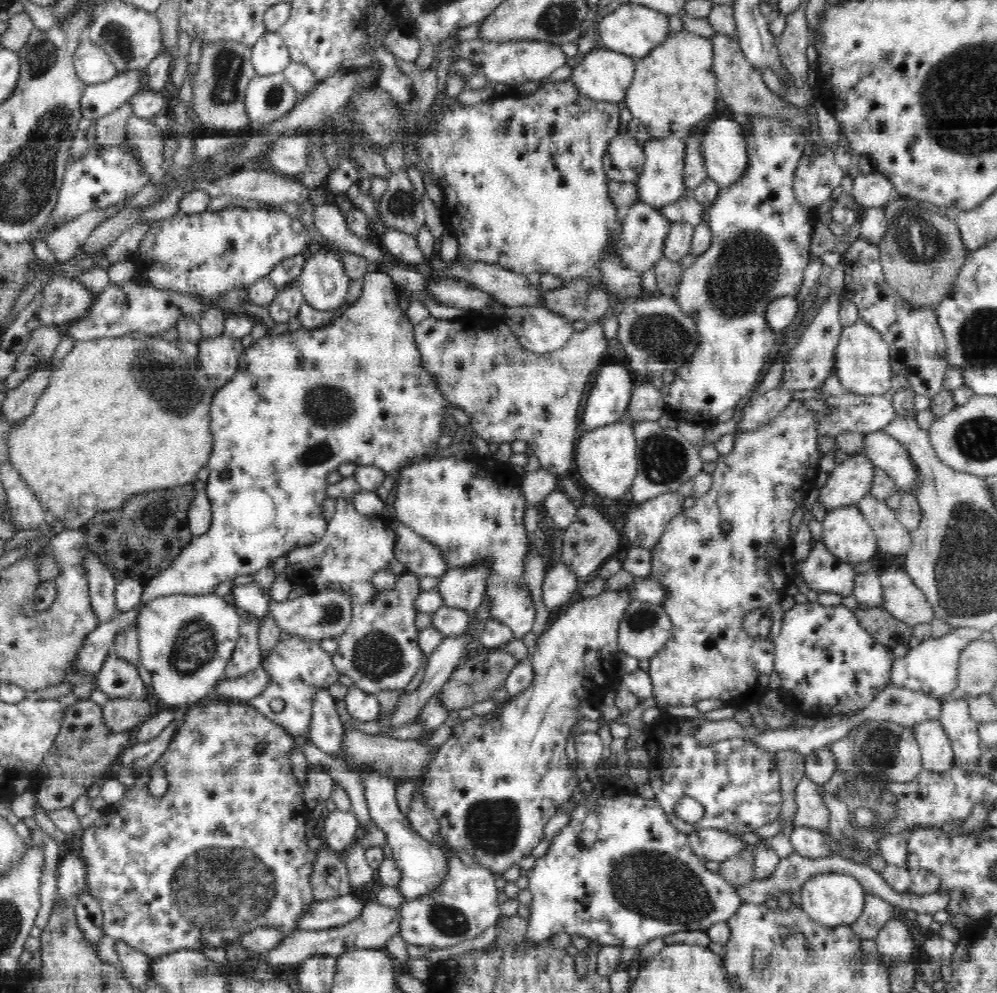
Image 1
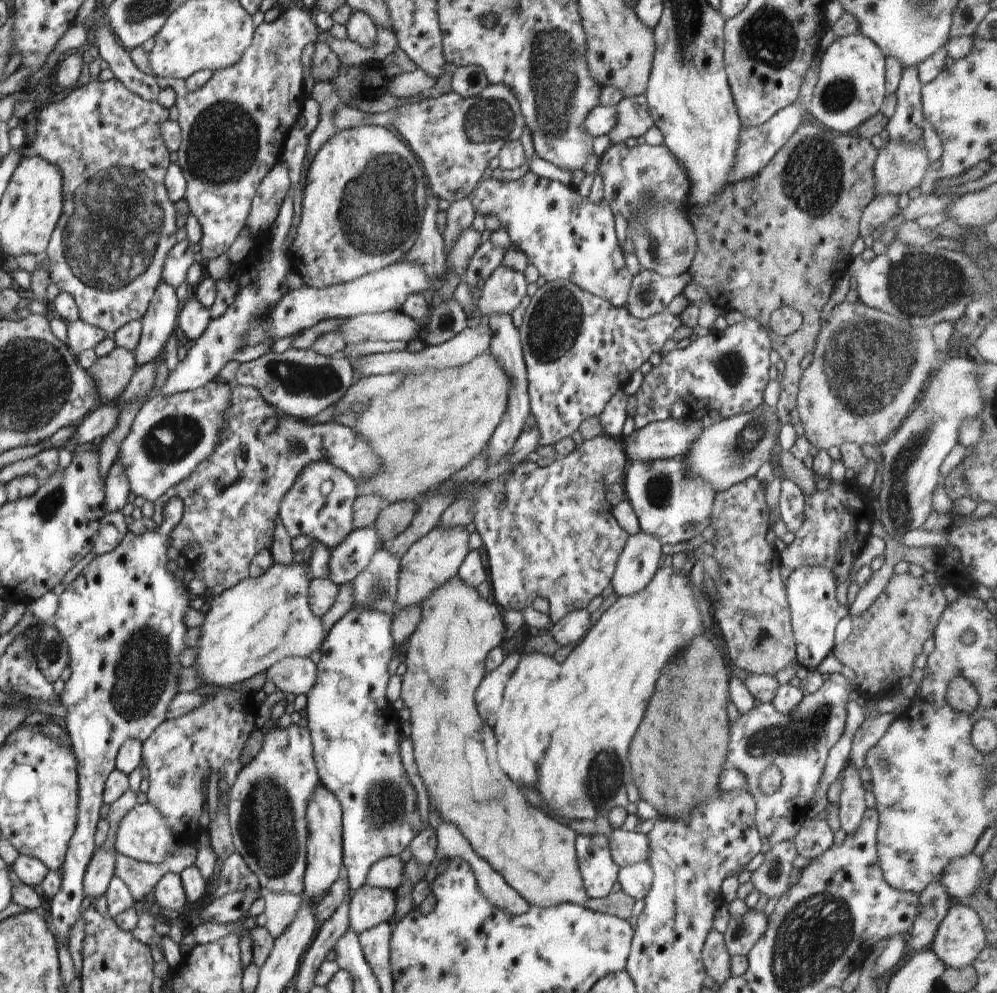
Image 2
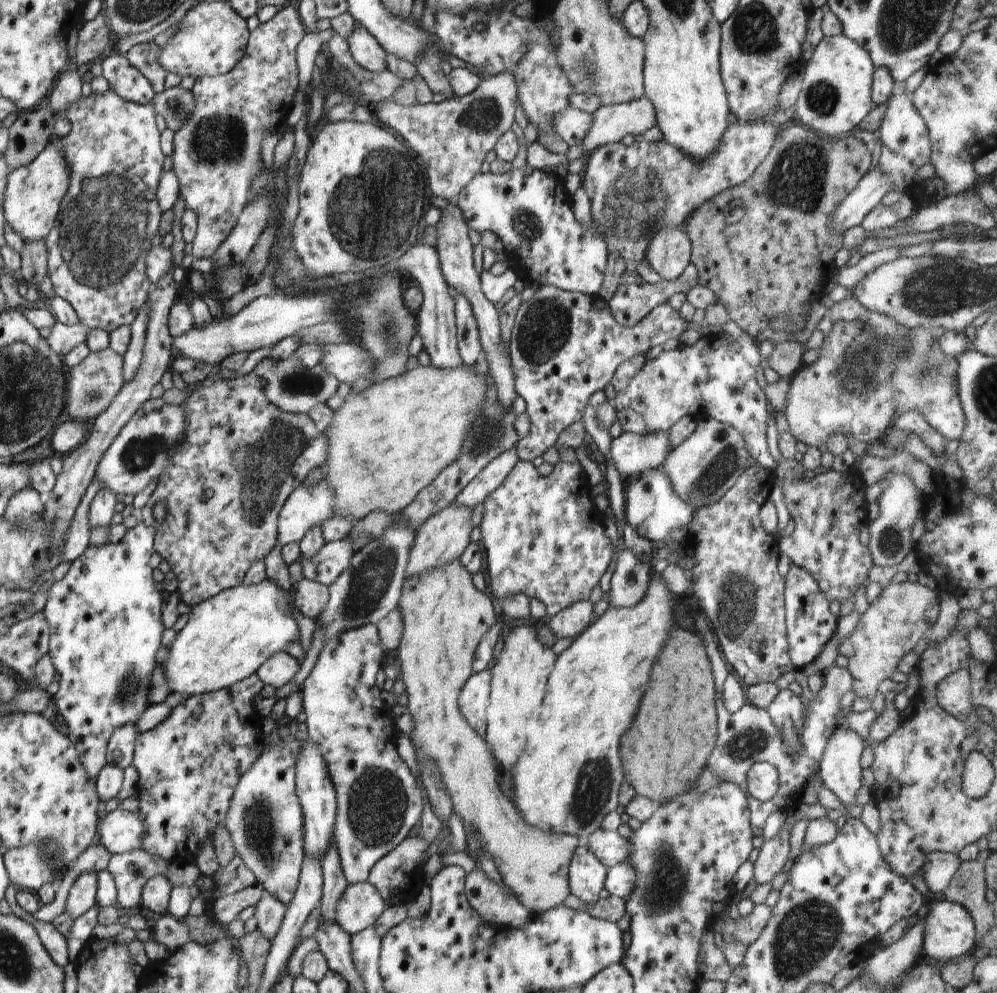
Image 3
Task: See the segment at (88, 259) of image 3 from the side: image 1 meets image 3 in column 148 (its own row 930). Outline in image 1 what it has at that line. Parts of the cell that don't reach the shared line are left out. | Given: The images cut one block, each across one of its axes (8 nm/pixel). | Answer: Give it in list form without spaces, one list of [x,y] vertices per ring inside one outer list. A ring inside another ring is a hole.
[[[214,702],[209,704],[194,704],[184,714],[184,722],[173,736],[168,748],[161,754],[156,765],[162,766],[168,777],[168,792],[161,798],[155,798],[146,792],[146,774],[136,773],[137,781],[130,787],[122,801],[115,802],[112,806],[102,808],[100,817],[88,828],[82,830],[80,836],[79,855],[85,864],[87,874],[87,886],[85,891],[89,892],[96,902],[100,903],[103,914],[104,934],[109,938],[123,940],[132,948],[148,956],[150,960],[156,960],[164,955],[178,950],[202,950],[210,946],[225,950],[229,942],[236,941],[242,932],[254,932],[259,929],[274,929],[280,931],[281,938],[291,937],[294,931],[300,931],[298,917],[304,908],[310,904],[315,895],[312,887],[312,876],[316,858],[314,851],[310,851],[306,840],[306,823],[311,808],[305,804],[304,792],[300,782],[294,775],[290,752],[294,750],[294,740],[290,734],[278,723],[265,718],[258,710],[246,703],[223,704]],[[196,705],[196,706],[195,706]],[[258,746],[266,746],[264,751],[258,753]]]

